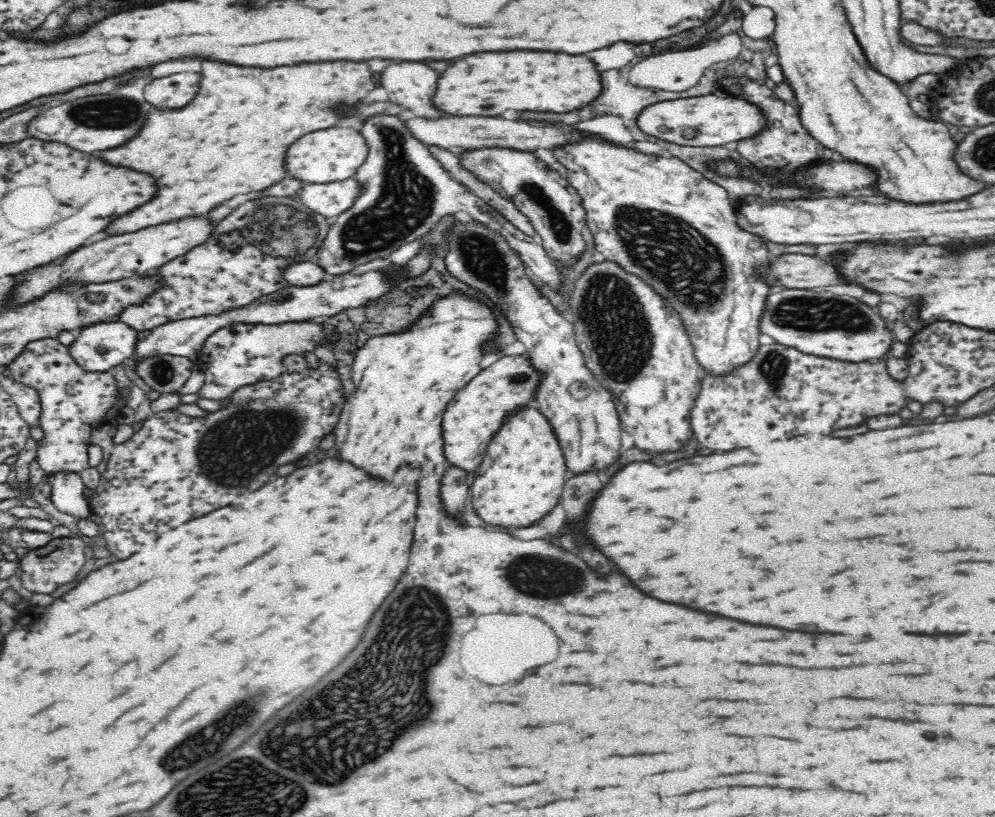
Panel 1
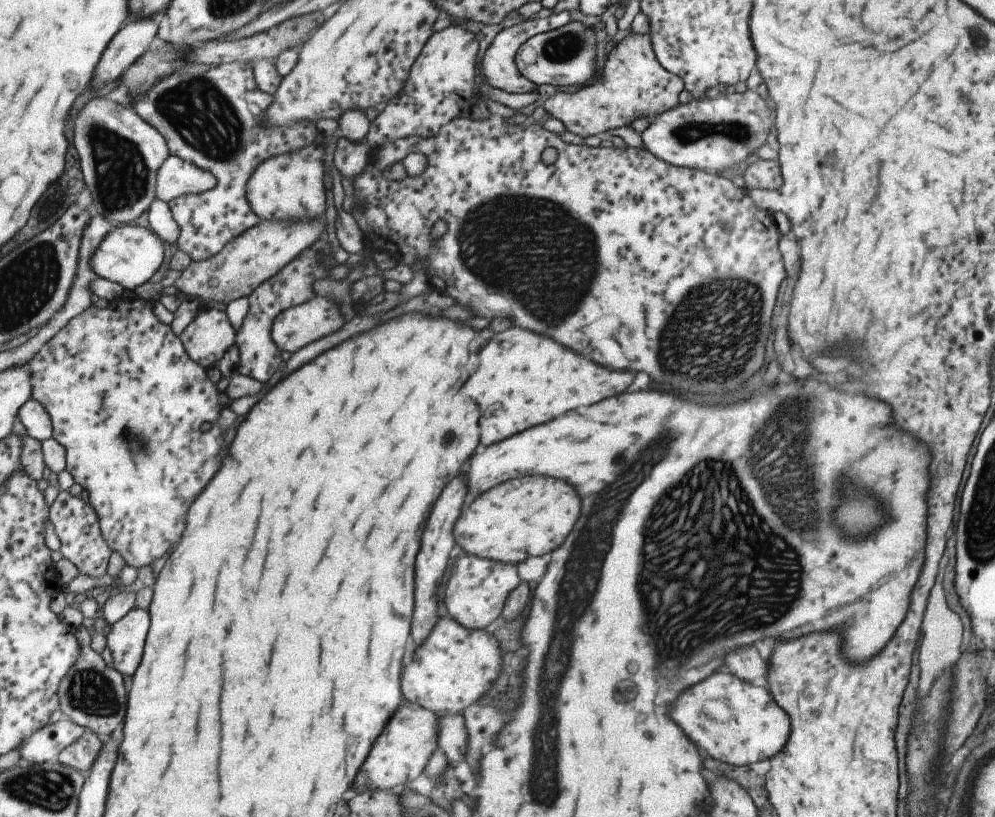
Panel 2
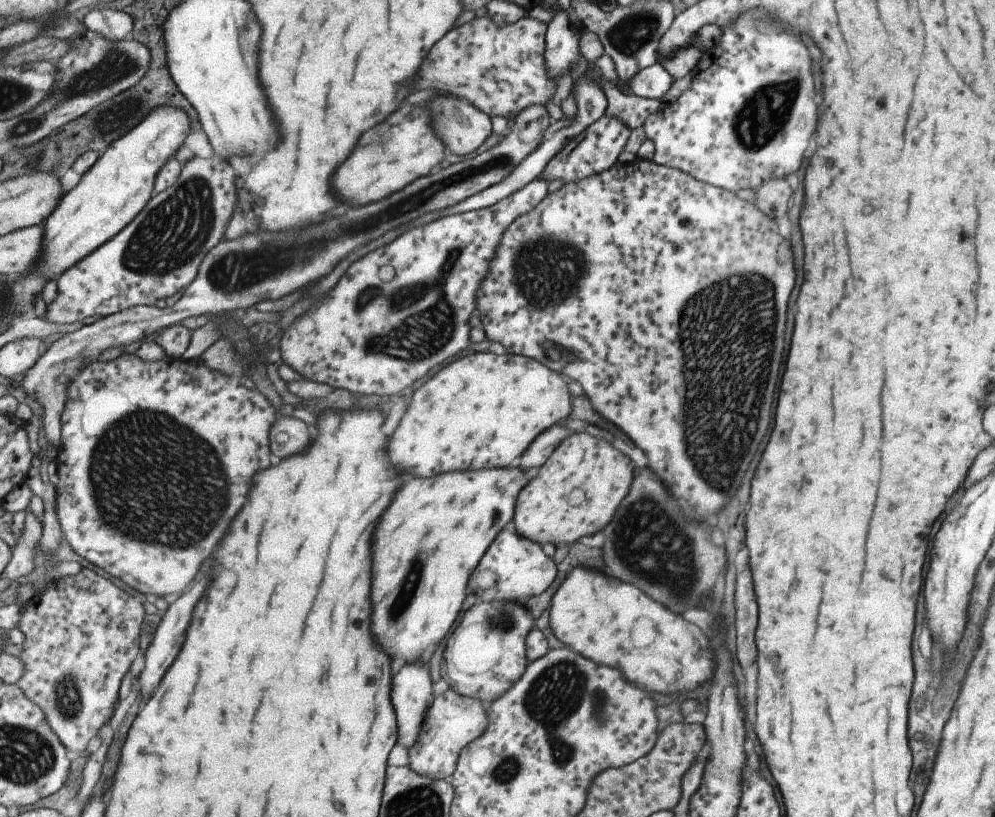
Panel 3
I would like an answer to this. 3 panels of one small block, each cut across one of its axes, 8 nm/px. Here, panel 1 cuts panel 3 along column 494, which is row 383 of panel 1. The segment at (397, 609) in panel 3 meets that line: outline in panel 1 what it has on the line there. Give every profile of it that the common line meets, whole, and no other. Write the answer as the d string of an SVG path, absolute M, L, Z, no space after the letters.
M528 354L520 356L502 356L498 362L482 370L464 390L460 390L450 402L444 414L444 442L446 456L452 464L462 466L466 470L476 470L484 462L484 456L490 448L490 442L498 436L498 432L518 414L530 410L532 400L538 400L538 392L542 382L546 382L548 370L538 368L534 358Z

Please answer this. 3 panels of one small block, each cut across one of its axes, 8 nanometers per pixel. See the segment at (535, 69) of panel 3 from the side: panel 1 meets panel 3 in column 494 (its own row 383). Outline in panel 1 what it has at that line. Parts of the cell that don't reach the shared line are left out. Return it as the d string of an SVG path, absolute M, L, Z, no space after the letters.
M44 340L44 342L34 342L30 346L26 346L24 354L20 354L20 358L16 358L10 366L12 372L12 380L16 380L22 386L28 386L32 390L36 390L42 398L42 408L44 408L44 416L42 416L42 430L46 434L46 440L42 440L42 448L38 450L38 462L42 466L42 470L46 472L48 478L56 476L56 474L82 474L86 468L90 468L88 464L88 444L84 444L84 440L88 438L88 434L98 426L102 414L116 402L116 378L114 372L108 374L100 374L100 372L88 372L84 370L72 356L68 346L62 346L58 340Z

